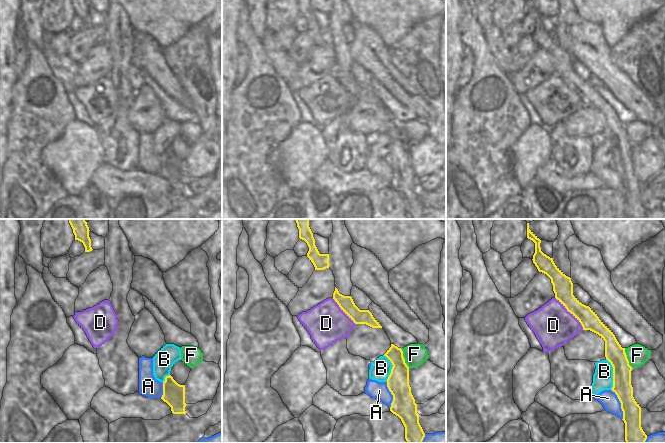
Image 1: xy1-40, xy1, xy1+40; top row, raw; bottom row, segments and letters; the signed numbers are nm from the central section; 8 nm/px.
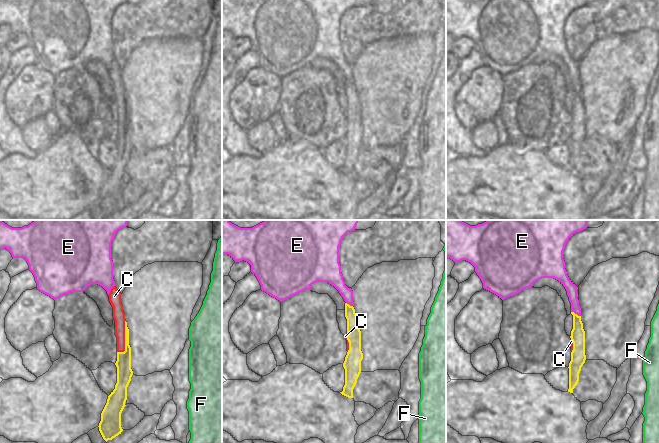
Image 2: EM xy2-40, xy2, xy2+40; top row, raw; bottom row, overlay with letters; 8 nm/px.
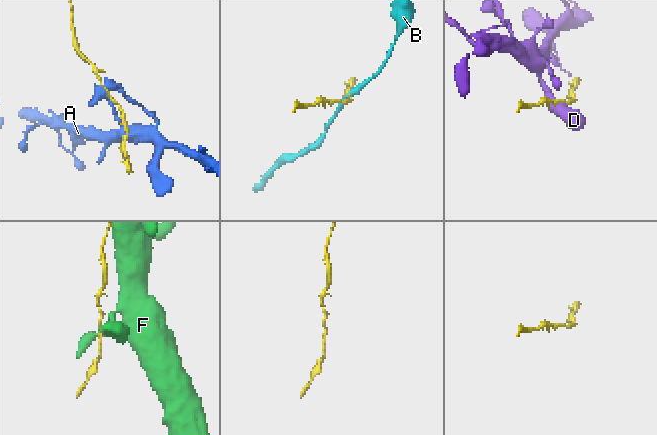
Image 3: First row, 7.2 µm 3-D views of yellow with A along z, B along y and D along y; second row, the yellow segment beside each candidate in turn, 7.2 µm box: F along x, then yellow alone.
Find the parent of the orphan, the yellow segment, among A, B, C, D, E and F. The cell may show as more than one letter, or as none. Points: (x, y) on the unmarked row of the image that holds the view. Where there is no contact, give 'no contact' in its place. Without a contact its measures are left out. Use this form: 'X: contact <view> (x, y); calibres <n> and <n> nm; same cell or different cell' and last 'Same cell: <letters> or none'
A: contact xy1+40 (621, 180); calibres 150 and 140 nm; different cell
B: contact xy1+40 (613, 150); calibres 160 and 160 nm; different cell
C: contact xy2-40 (125, 115); calibres 120 and 100 nm; same cell
D: contact xy1+40 (570, 88); calibres 160 and 320 nm; different cell
E: contact xy2+40 (576, 90); calibres 110 and 90 nm; different cell
F: contact xy1+40 (626, 134); calibres 160 and 170 nm; different cell
Same cell: C

